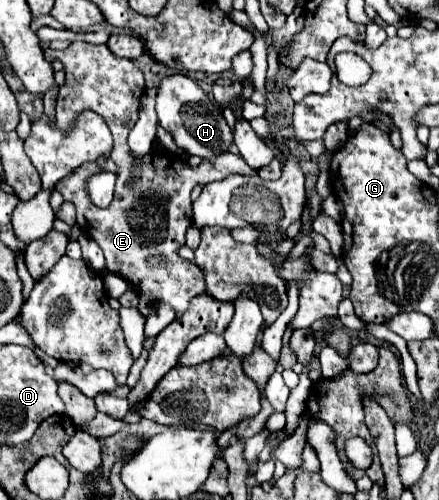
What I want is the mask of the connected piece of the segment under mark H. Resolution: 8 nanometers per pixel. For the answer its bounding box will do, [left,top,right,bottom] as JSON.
[156,73,234,157]

